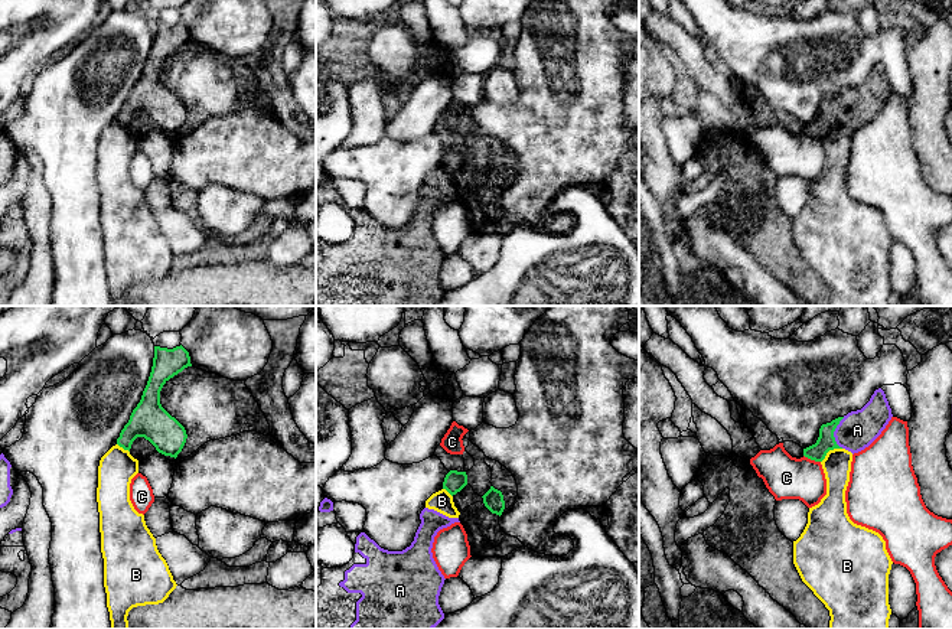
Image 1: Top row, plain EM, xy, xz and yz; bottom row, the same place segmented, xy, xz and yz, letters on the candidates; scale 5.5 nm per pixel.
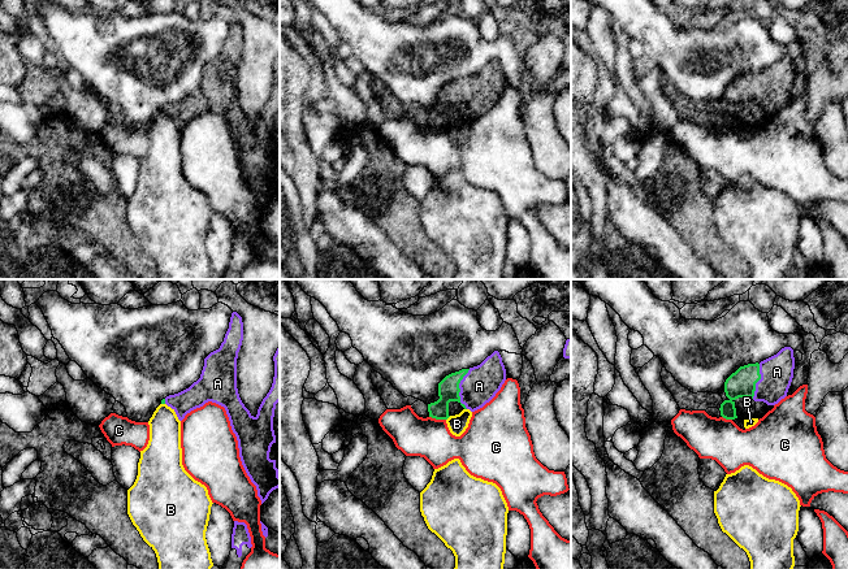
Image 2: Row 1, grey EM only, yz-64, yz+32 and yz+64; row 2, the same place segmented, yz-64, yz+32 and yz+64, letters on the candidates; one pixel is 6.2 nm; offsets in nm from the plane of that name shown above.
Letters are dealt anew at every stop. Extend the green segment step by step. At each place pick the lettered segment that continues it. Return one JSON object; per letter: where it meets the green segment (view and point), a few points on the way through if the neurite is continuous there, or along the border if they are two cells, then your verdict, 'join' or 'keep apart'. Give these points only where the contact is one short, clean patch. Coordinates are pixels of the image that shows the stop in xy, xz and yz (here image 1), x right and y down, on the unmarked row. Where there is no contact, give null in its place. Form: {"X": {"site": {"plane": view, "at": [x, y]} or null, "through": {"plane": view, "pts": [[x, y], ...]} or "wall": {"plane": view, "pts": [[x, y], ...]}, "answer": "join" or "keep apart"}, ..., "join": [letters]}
{"A": {"site": {"plane": "yz", "at": [832, 110]}, "answer": "join"}, "B": {"site": {"plane": "yz", "at": [830, 126]}, "wall": {"plane": "yz", "pts": [[841, 124], [831, 126], [821, 139]]}, "answer": "keep apart"}, "C": {"site": {"plane": "yz", "at": [812, 136]}, "wall": {"plane": "yz", "pts": [[804, 132], [820, 139]]}, "answer": "keep apart"}, "join": ["A"]}

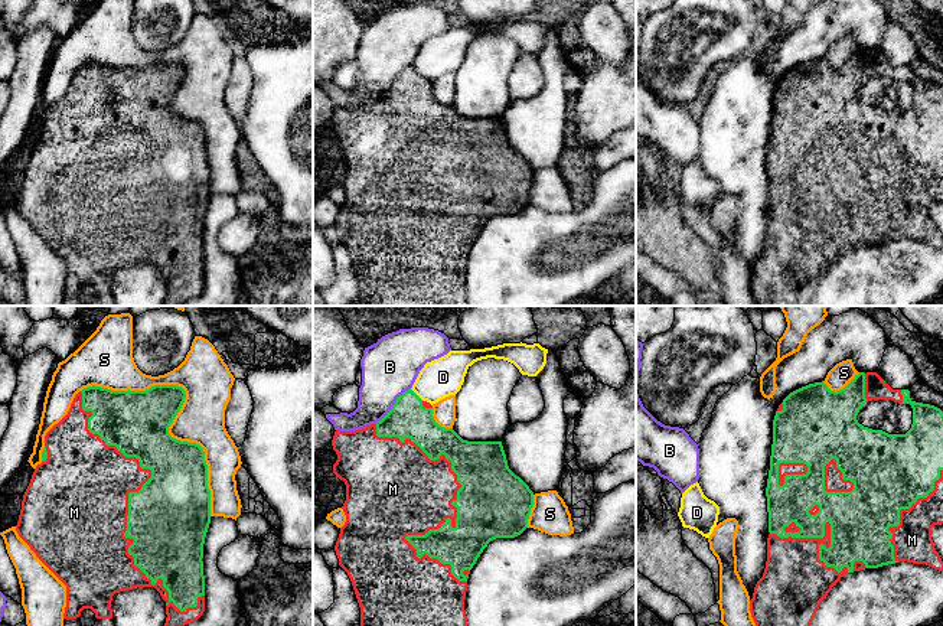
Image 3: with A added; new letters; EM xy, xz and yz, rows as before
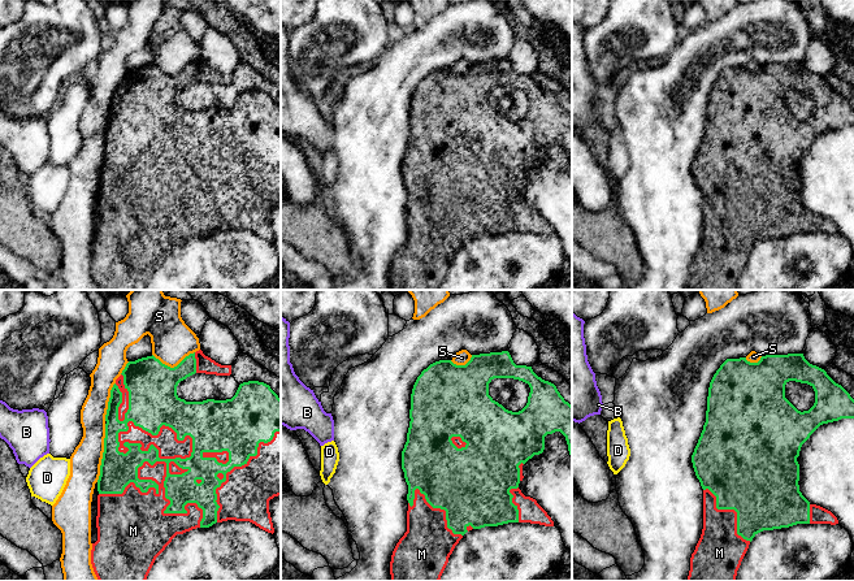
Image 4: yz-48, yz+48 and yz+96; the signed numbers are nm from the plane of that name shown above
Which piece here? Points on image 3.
{"B": {"site": {"plane": "xz", "at": [392, 82]}, "wall": {"plane": "xz", "pts": [[410, 65], [375, 100]]}, "answer": "keep apart"}, "D": {"site": {"plane": "xz", "at": [415, 71]}, "answer": "keep apart"}, "M": {"site": {"plane": "xy", "at": [129, 178]}, "answer": "join"}, "S": {"site": {"plane": "xy", "at": [179, 87]}, "answer": "keep apart"}, "join": ["M"]}

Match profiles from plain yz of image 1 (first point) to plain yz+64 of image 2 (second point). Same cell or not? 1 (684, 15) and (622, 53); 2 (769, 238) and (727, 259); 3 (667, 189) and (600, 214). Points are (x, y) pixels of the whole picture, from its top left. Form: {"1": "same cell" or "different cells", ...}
{"1": "same cell", "2": "same cell", "3": "same cell"}

